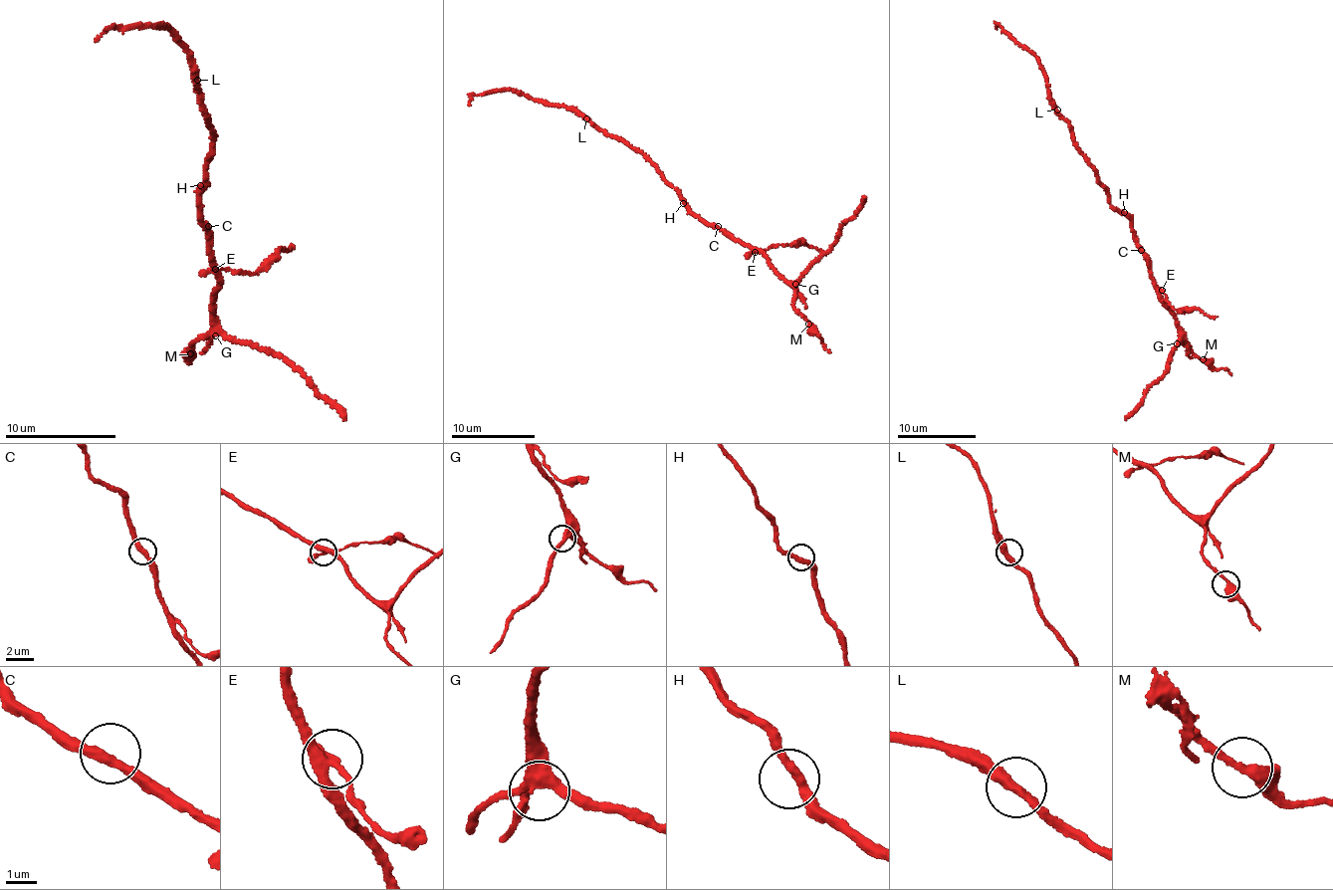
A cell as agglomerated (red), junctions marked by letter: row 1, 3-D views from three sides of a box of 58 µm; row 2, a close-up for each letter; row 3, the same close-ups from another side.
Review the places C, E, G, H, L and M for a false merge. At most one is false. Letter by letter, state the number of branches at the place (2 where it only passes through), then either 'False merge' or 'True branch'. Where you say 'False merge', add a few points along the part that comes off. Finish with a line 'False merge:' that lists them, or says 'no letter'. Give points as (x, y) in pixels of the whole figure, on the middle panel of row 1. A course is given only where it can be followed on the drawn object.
C: Branches: 2. True branch
E: Branches: 4. False merge. Course of the part to remove: (755, 251), (798, 243), (807, 244), (826, 255)
G: Branches: 4. True branch
H: Branches: 2. True branch
L: Branches: 2. True branch
M: Branches: 2. True branch
False merge: E

